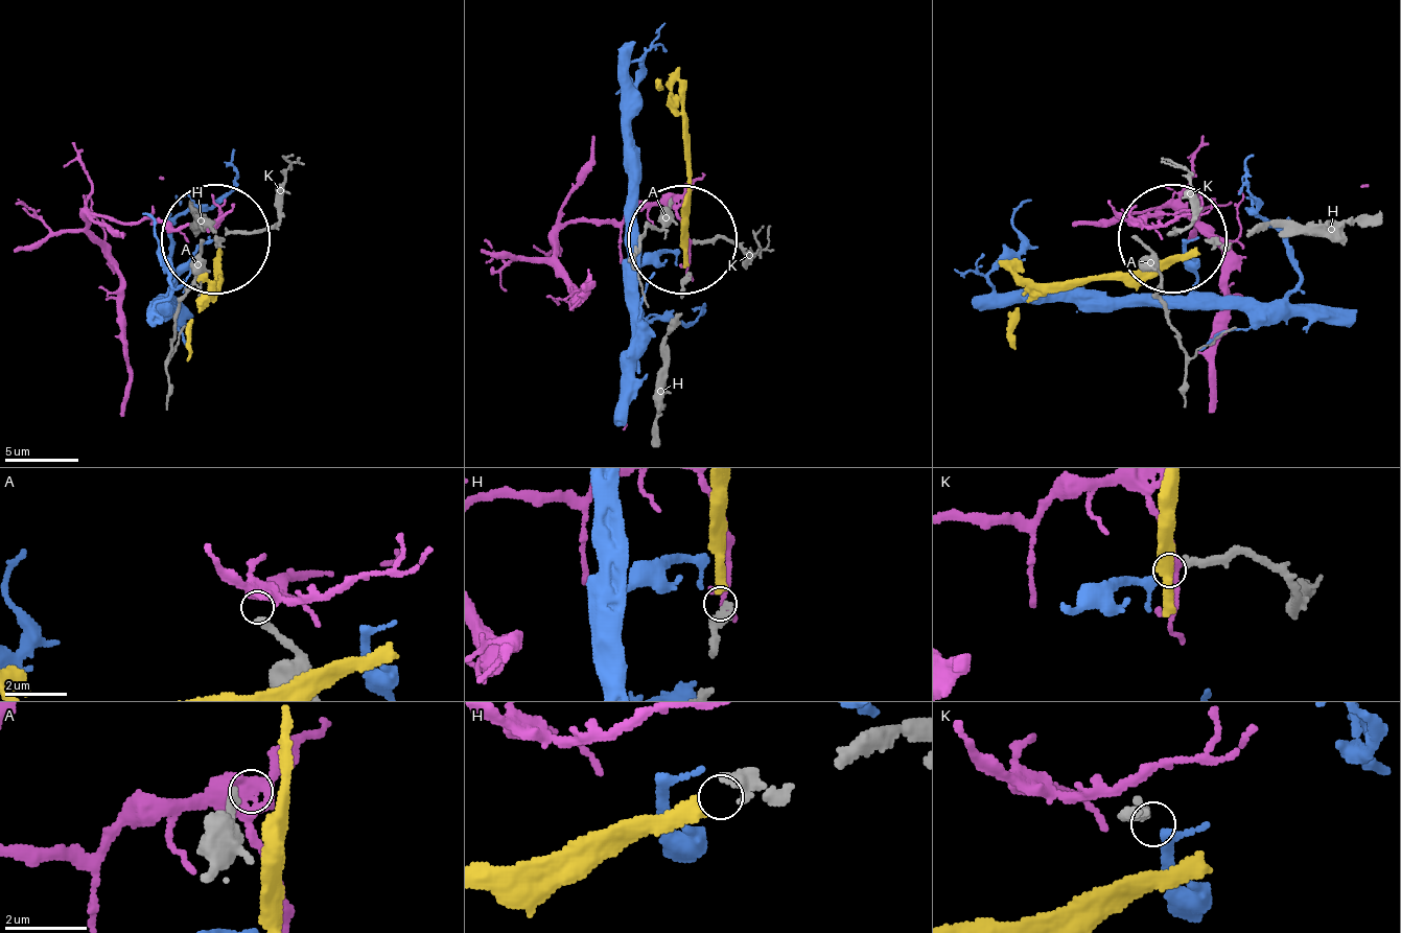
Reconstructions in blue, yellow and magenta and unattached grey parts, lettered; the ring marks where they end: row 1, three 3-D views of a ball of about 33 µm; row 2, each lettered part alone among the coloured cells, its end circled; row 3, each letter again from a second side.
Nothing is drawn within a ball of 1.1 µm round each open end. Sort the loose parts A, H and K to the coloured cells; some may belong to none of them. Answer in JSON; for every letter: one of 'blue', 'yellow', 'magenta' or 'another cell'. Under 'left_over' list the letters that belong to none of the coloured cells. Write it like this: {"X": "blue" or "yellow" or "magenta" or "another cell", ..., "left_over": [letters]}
{"A": "another cell", "H": "yellow", "K": "blue", "left_over": ["A"]}

